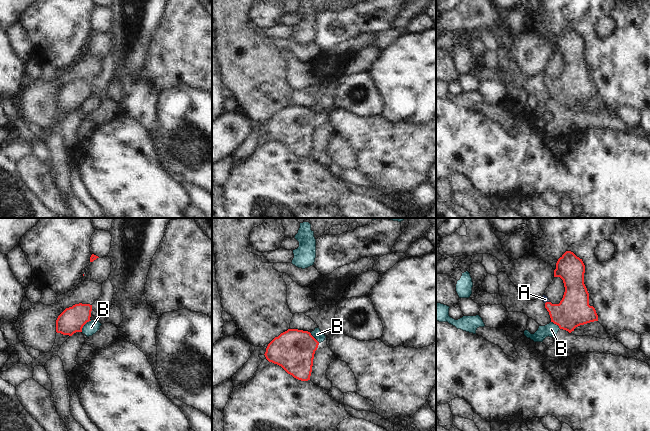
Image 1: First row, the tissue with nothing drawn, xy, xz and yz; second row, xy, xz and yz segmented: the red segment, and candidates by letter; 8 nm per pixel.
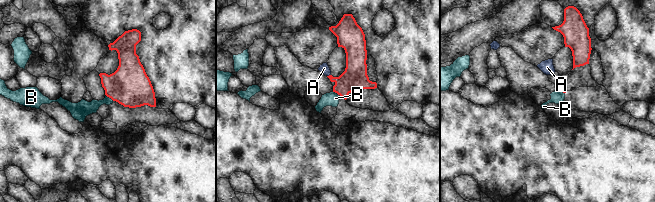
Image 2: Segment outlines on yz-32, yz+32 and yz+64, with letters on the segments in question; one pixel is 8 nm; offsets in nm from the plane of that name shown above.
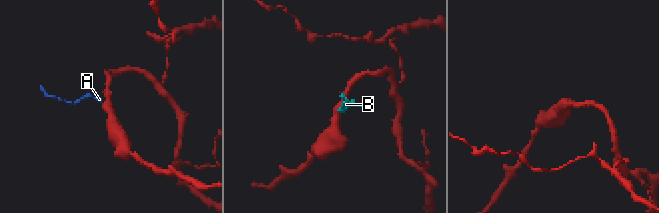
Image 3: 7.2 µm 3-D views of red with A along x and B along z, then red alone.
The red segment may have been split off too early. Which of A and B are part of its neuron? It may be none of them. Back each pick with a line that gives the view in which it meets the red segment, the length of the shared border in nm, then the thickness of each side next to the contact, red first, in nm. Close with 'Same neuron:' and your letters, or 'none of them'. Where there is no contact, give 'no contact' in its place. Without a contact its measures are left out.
A: meets red in yz; contact 40 nm long; 260 nm thick on the red side, 50 nm on the other
Same neuron: A

